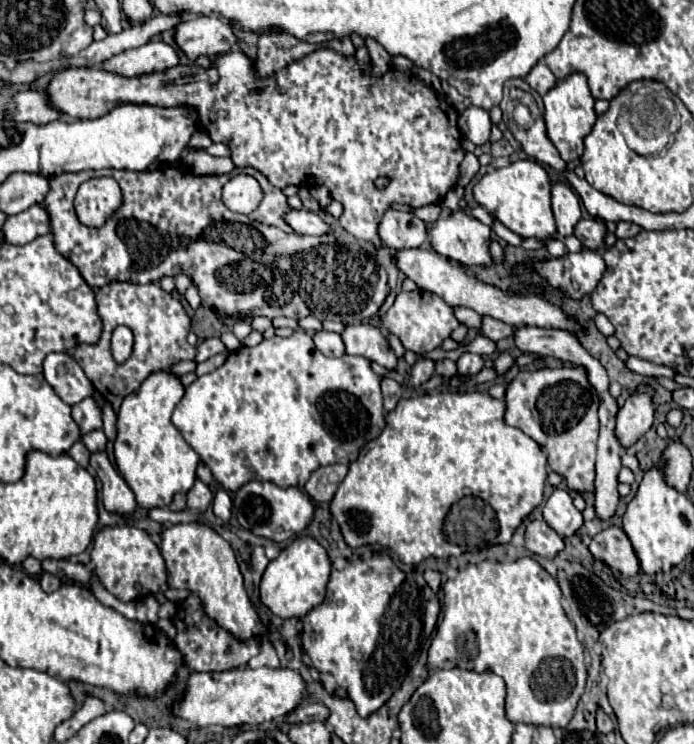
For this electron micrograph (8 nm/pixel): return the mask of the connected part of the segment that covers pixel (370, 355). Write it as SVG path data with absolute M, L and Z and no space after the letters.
M367 322L347 324L345 330L341 332L341 338L345 342L347 354L365 356L367 360L377 362L389 370L397 366L397 356L377 326Z

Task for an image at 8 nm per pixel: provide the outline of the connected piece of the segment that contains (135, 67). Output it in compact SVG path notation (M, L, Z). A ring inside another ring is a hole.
M151 40L145 46L125 50L103 64L105 70L121 76L139 76L169 70L179 64L177 48L165 44L163 40Z

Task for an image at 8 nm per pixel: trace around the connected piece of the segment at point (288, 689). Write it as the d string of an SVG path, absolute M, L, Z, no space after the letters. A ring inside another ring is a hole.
M245 668L245 670L229 670L221 674L191 674L185 700L173 710L179 718L197 724L197 726L241 726L251 724L259 726L263 722L271 722L275 718L283 718L291 714L305 698L307 688L305 680L299 672L289 668Z

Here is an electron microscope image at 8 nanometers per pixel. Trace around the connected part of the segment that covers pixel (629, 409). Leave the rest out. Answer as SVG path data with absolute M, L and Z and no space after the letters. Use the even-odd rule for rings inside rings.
M639 384L637 390L625 400L617 412L617 438L621 446L635 444L655 420L655 388L651 384Z

